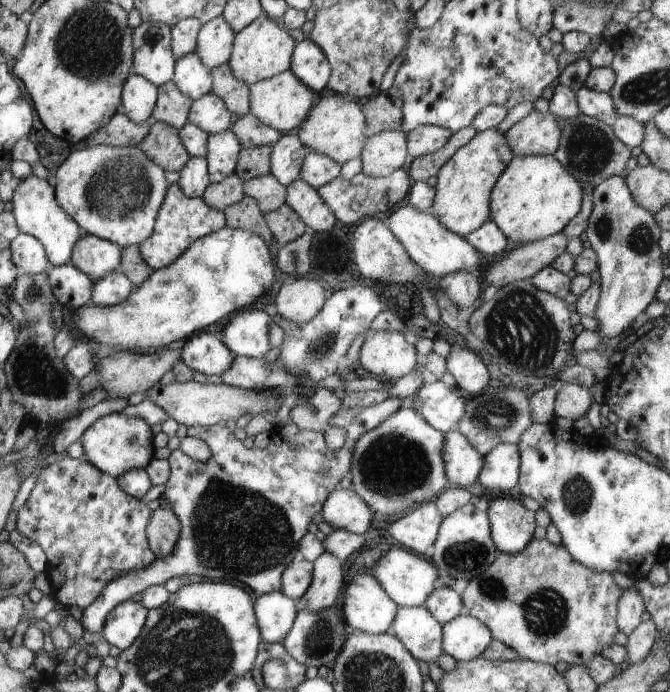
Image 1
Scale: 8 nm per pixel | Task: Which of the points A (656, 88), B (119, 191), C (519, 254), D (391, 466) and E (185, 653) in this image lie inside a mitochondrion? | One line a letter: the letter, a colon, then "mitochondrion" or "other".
A: mitochondrion
B: mitochondrion
C: other
D: mitochondrion
E: mitochondrion

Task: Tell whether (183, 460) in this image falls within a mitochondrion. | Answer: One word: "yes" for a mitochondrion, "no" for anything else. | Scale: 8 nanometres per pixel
no

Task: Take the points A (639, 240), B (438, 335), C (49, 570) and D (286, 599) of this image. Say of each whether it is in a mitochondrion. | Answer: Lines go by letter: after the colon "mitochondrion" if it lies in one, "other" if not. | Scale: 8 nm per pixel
A: mitochondrion
B: other
C: other
D: other

